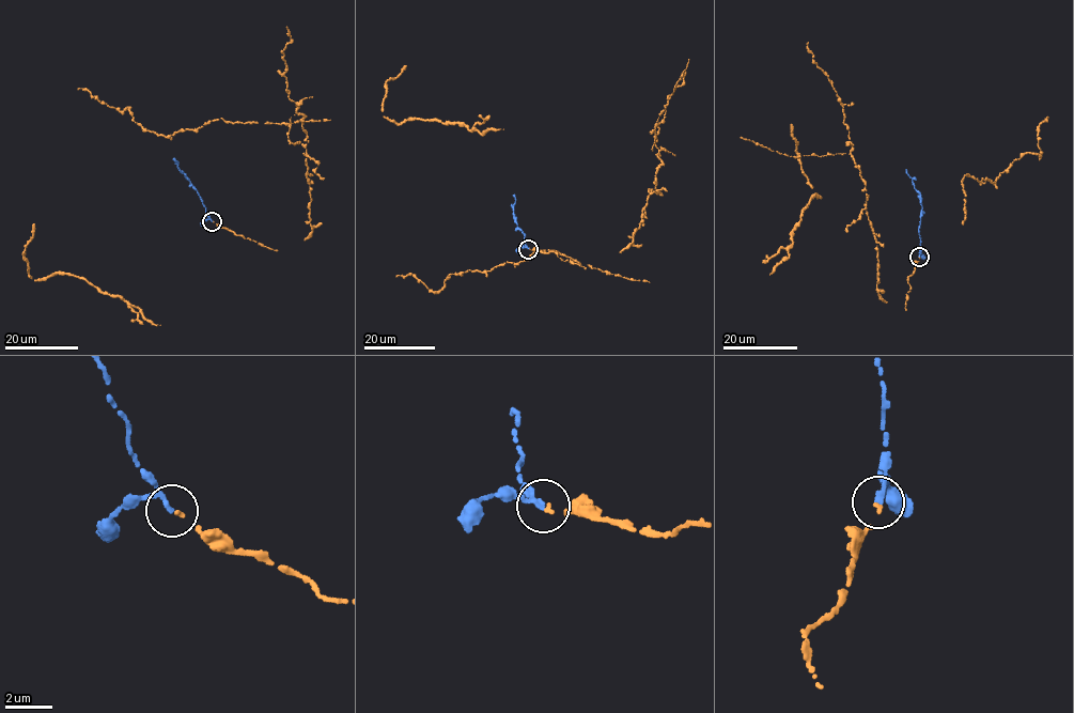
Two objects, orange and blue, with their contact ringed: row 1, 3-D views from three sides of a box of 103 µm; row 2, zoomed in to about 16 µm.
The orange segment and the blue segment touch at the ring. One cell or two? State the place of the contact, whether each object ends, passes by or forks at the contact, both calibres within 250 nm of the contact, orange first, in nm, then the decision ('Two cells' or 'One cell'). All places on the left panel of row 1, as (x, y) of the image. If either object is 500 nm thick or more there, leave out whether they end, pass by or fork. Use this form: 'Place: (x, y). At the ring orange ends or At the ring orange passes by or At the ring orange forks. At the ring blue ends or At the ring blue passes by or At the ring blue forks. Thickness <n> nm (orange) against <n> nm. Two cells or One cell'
Place: (212, 221). At the ring orange ends. At the ring blue passes by. Thickness 140 nm (orange) against 170 nm. One cell

